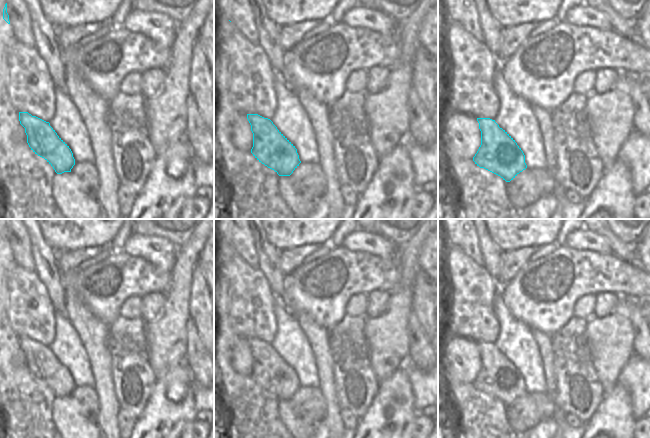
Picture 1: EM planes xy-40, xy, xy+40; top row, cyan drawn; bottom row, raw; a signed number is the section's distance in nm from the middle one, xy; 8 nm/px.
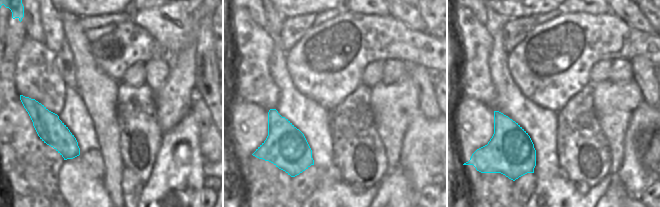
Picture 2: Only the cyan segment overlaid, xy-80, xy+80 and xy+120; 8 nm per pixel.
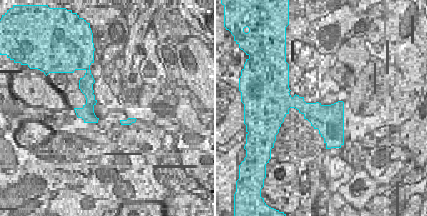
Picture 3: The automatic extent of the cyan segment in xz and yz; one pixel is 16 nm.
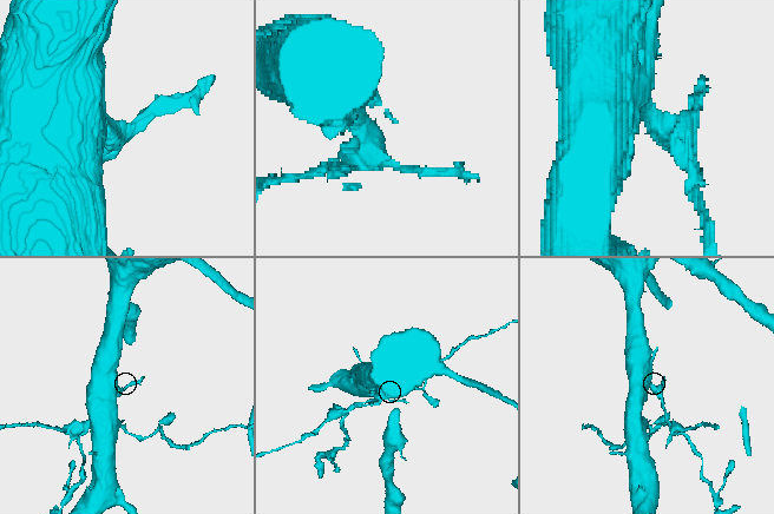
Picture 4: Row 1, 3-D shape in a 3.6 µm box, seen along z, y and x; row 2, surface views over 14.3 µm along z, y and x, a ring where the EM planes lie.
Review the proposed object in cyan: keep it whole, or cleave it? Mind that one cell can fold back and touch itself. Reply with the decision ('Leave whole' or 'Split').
Split

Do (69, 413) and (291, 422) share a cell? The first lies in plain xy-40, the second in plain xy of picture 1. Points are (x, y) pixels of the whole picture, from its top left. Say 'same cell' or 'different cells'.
same cell

